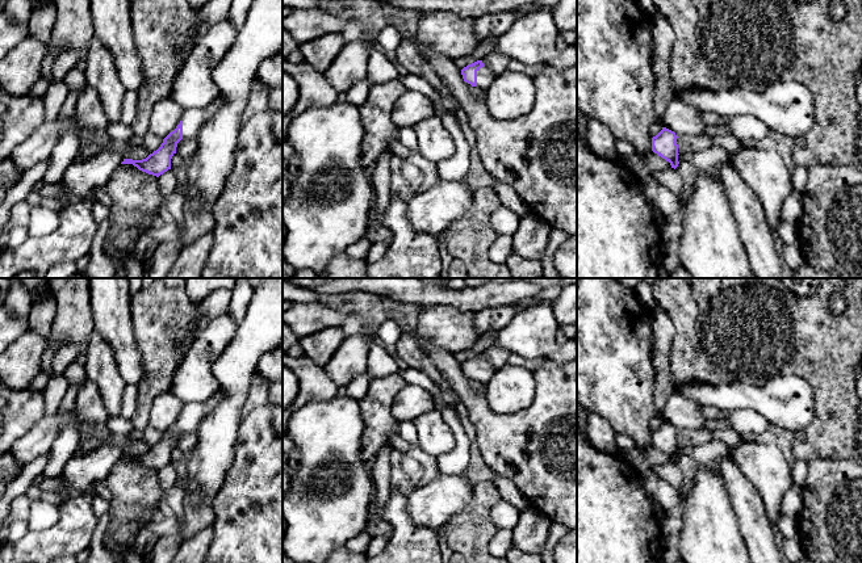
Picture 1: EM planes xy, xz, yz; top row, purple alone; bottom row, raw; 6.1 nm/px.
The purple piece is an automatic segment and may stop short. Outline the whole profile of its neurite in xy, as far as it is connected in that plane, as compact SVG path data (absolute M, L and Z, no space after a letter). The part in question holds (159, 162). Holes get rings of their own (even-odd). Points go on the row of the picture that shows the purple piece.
M217 97L205 108L185 110L180 123L163 139L156 151L142 160L124 159L121 164L133 164L139 171L159 177L171 169L171 159L176 154L177 143L181 139L196 138L198 130L213 117L221 104L222 100Z

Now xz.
M477 60L472 64L468 64L461 70L461 75L465 83L472 87L477 87L484 92L488 91L490 84L494 81L497 75L484 66L482 60Z

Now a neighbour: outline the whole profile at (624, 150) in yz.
M622 139L616 140L615 150L616 150L616 160L620 163L629 159L635 154L635 150L628 140L622 140Z

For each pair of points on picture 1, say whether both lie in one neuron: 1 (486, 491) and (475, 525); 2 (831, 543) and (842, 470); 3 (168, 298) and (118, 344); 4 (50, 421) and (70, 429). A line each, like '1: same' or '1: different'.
1: same
2: same
3: different
4: different

